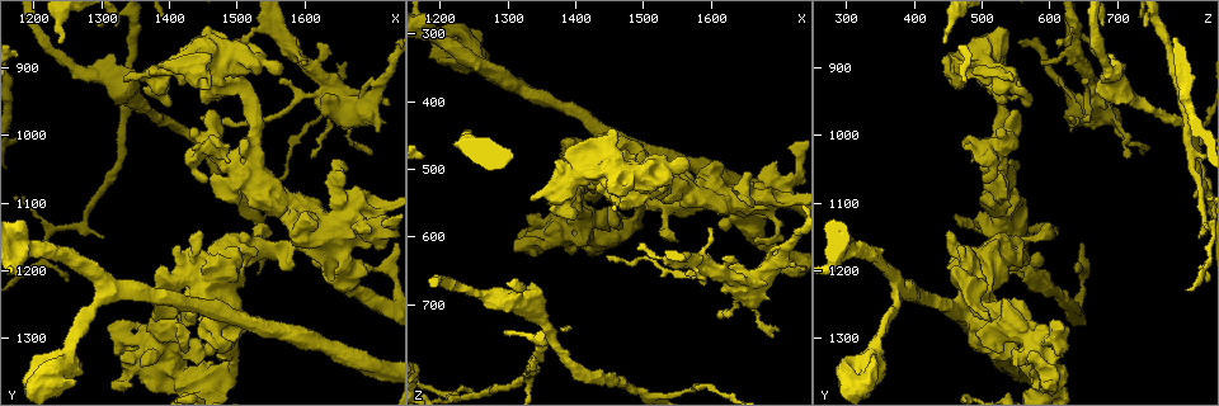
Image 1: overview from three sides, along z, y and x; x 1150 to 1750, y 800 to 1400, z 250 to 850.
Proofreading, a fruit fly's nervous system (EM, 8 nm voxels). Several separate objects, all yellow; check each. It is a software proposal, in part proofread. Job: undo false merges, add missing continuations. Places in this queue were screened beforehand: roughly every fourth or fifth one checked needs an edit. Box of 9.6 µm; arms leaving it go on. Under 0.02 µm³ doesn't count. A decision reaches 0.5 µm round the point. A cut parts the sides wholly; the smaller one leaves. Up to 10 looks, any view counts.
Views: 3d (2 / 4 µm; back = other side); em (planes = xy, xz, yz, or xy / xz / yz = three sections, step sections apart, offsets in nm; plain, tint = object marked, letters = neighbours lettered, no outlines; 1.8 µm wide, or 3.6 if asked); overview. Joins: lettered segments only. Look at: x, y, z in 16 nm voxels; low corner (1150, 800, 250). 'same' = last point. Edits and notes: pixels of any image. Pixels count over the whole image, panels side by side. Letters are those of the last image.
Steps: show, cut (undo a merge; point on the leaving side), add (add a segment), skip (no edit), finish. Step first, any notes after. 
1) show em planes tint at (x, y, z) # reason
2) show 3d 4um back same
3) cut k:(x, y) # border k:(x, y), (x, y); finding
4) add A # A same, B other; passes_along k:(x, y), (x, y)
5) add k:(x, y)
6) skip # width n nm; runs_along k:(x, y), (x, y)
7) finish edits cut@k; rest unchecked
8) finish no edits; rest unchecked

show 3d 4um back at (1430, 1180, 475) # calibre changes

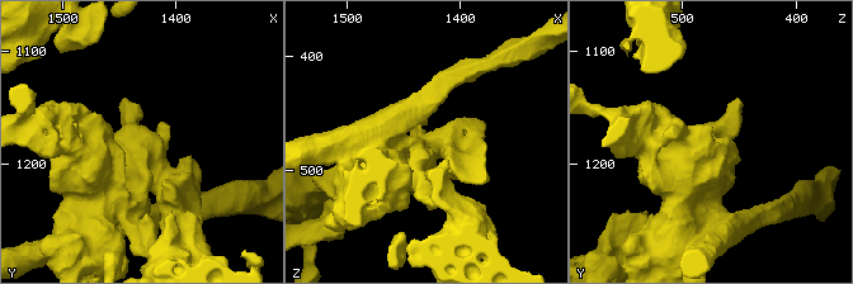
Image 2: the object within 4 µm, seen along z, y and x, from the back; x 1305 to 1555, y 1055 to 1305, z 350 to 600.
show em planes letters same

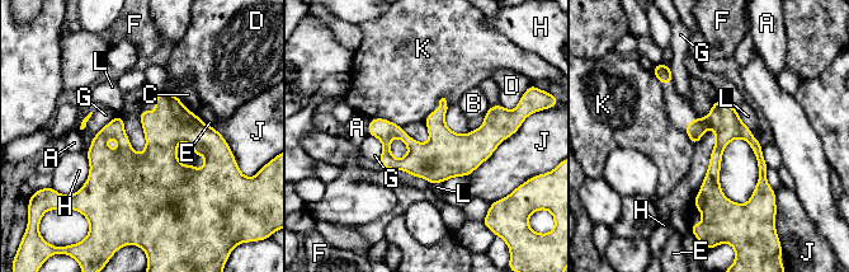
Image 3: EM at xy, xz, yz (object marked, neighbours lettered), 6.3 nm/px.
skip # width 190 nm; longest_contact J 400 nm; A other, B other, C other, D other, E other, F other, G other, H other, J other, K other, L other; continuous, no second neuron

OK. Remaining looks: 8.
show em xz step 4 letters at (1385, 900, 480) # stops while still wide

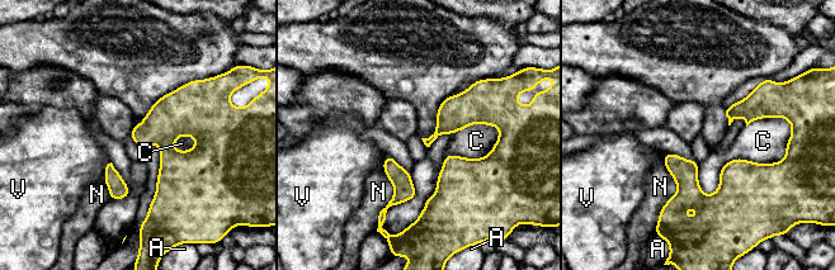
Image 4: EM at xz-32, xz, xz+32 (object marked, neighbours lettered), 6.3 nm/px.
show em planes letters same

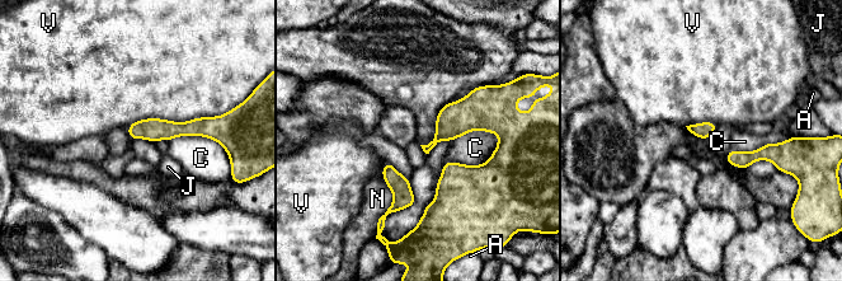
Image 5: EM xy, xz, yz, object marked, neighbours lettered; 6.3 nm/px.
skip # A other, C other, J other, N other, V other; border 5:(219, 115), (139, 118), (126, 127); none of them fits

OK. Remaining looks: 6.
show 3d 2um at (1485, 920, 545)

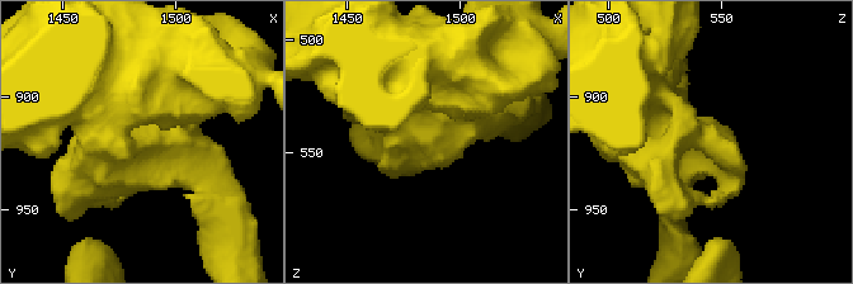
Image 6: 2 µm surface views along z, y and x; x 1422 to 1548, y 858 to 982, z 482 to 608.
show em xy step 16 tint at (1487, 922, 545) # arm_widths 180, 440 nm

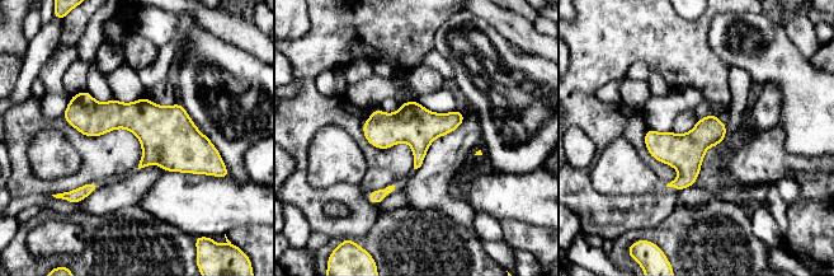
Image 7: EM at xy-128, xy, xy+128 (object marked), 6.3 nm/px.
show em xy step 16 letters same # see the neighbours

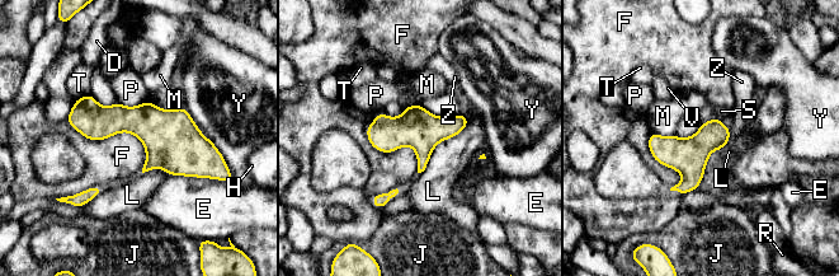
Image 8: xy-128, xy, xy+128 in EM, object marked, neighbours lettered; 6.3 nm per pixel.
skip # D other, E other, F other, H other, J other, L other, M other, P other, R other, S other, T other, V other, Y other, Z other; border 8:(65, 120), (131, 132), (142, 171); continuous, no second neuron

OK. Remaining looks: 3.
show 3d 2um at (1710, 1000, 635) # branch stops here

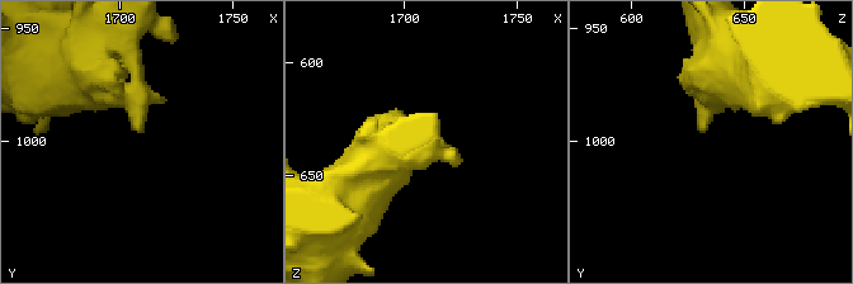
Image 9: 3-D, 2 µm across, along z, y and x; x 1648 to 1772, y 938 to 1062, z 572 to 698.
show em 3.6um planes letters at (1710, 997, 632) # shape alone is not enough

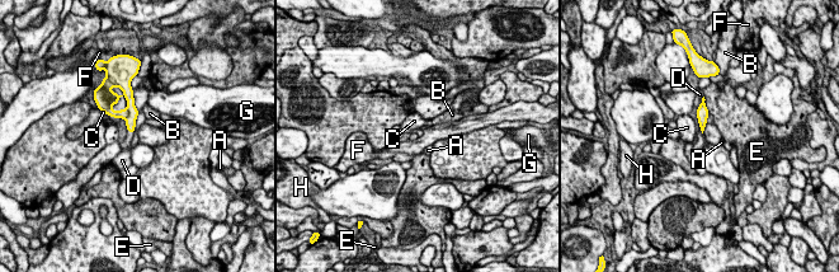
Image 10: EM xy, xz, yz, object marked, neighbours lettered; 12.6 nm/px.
cut 10:(133, 112) # longest_contact D 550 nm; A other, B other, C other, D other, E other, F other, G other, H other; a second neuron is stuck on

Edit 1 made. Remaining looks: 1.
finish edits cut@10; rest unchecked

